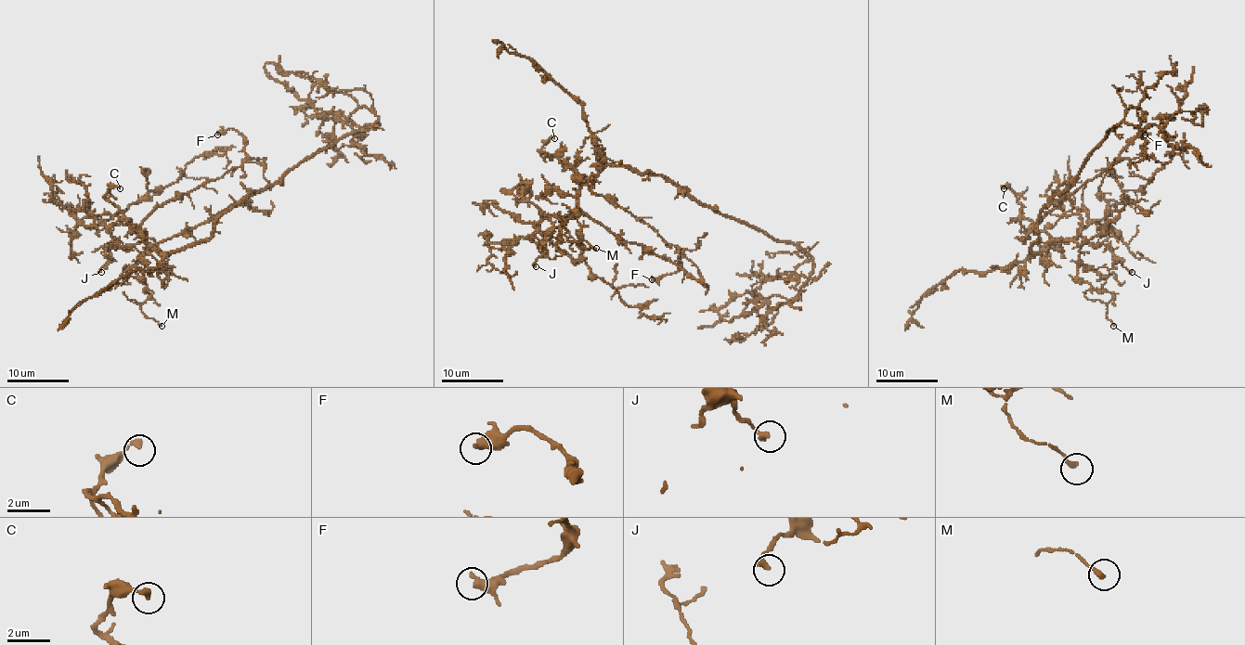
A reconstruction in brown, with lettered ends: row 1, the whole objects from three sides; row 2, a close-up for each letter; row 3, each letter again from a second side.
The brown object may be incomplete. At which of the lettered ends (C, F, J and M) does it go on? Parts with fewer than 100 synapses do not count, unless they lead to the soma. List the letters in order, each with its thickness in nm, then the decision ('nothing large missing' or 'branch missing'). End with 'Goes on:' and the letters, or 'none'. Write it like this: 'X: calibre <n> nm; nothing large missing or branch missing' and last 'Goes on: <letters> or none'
C: calibre 260 nm; nothing large missing
F: calibre 360 nm; nothing large missing
J: calibre 260 nm; nothing large missing
M: calibre 200 nm; nothing large missing
Goes on: none

